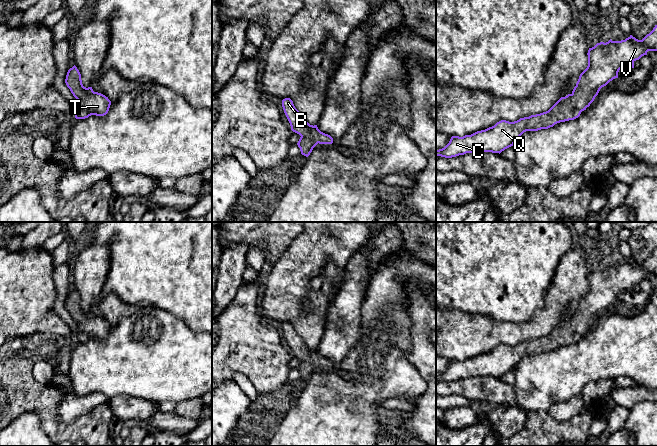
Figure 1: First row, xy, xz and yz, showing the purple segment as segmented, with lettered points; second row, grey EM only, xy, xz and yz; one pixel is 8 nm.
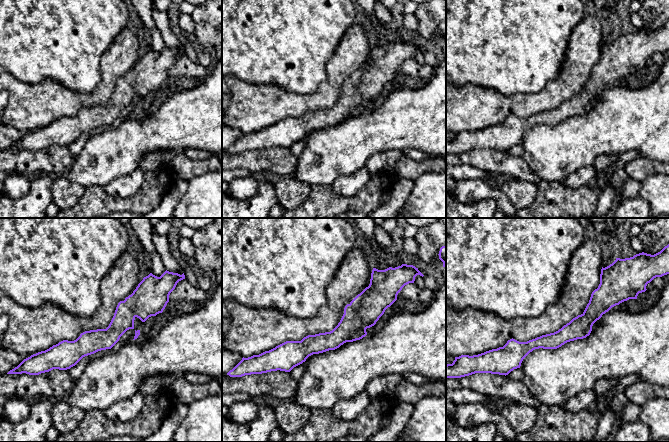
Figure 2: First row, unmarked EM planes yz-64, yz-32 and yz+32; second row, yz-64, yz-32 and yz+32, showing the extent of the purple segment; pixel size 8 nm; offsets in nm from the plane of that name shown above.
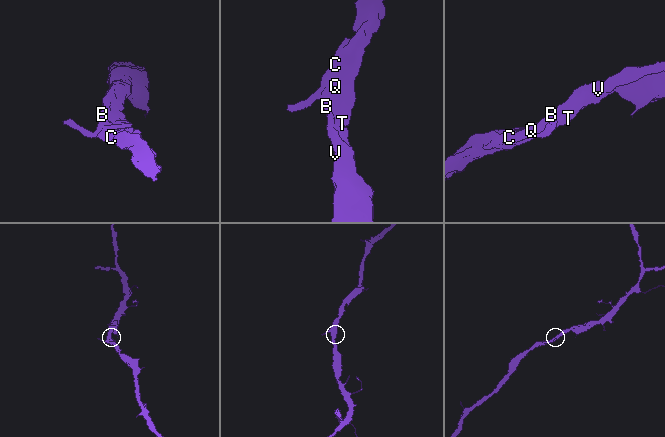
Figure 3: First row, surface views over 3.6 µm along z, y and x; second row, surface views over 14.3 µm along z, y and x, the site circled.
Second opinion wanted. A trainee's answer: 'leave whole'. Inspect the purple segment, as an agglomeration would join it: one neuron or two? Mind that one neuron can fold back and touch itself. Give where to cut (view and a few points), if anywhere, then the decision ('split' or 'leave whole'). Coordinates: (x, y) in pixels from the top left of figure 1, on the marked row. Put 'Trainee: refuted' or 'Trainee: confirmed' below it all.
no cut; leave whole
Trainee: confirmed

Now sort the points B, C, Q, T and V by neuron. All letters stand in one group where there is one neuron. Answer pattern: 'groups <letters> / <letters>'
groups B C Q T V

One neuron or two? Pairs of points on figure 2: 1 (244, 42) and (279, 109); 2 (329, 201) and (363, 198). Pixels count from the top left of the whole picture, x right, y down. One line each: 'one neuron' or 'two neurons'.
1: two neurons
2: one neuron

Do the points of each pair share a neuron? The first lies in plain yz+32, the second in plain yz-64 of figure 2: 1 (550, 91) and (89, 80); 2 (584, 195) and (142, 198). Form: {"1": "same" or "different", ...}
{"1": "different", "2": "same"}

